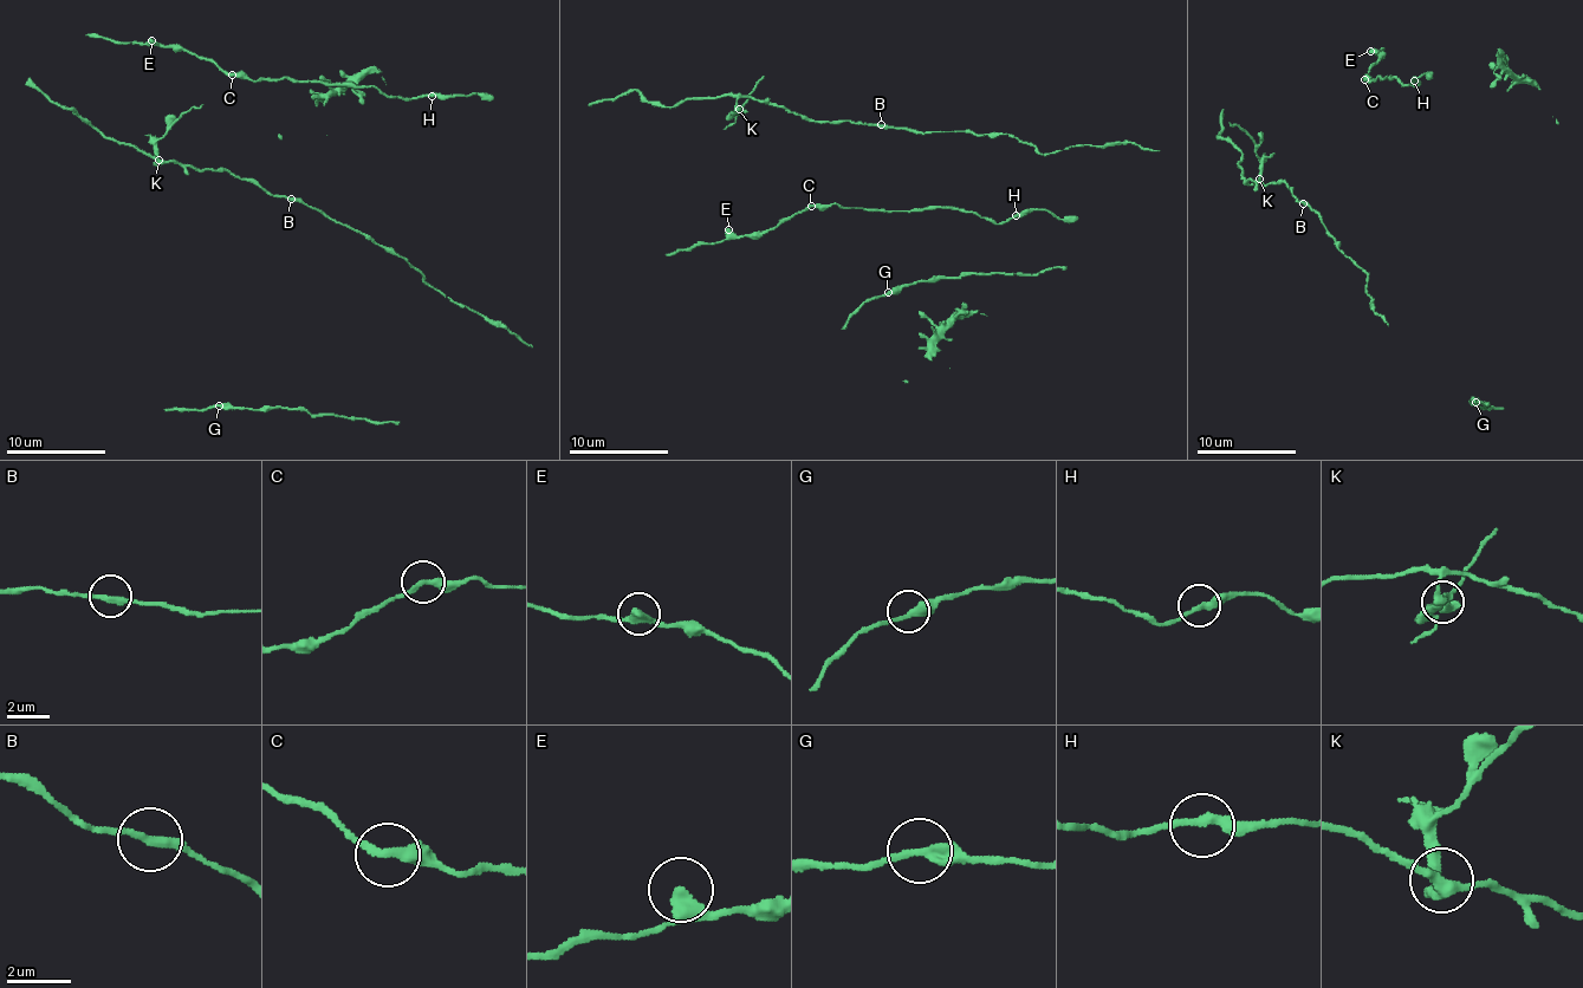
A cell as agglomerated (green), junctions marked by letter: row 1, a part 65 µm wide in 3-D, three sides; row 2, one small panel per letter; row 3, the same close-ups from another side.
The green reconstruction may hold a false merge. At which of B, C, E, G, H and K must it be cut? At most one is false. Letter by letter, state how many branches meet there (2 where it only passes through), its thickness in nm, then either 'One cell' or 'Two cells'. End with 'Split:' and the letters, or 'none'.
B: Branches: 2. Thickness 260 nm. One cell
C: Branches: 2. Thickness 280 nm. One cell
E: Branches: 2. Thickness 320 nm. One cell
G: Branches: 2. Thickness 320 nm. One cell
H: Branches: 2. Thickness 280 nm. One cell
K: Branches: 2. Thickness 280 nm. Two cells
Split: K

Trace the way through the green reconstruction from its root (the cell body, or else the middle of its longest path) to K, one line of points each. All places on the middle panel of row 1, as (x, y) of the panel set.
K: (882, 127), (848, 119), (822, 123), (751, 97), (739, 97), (738, 110)

